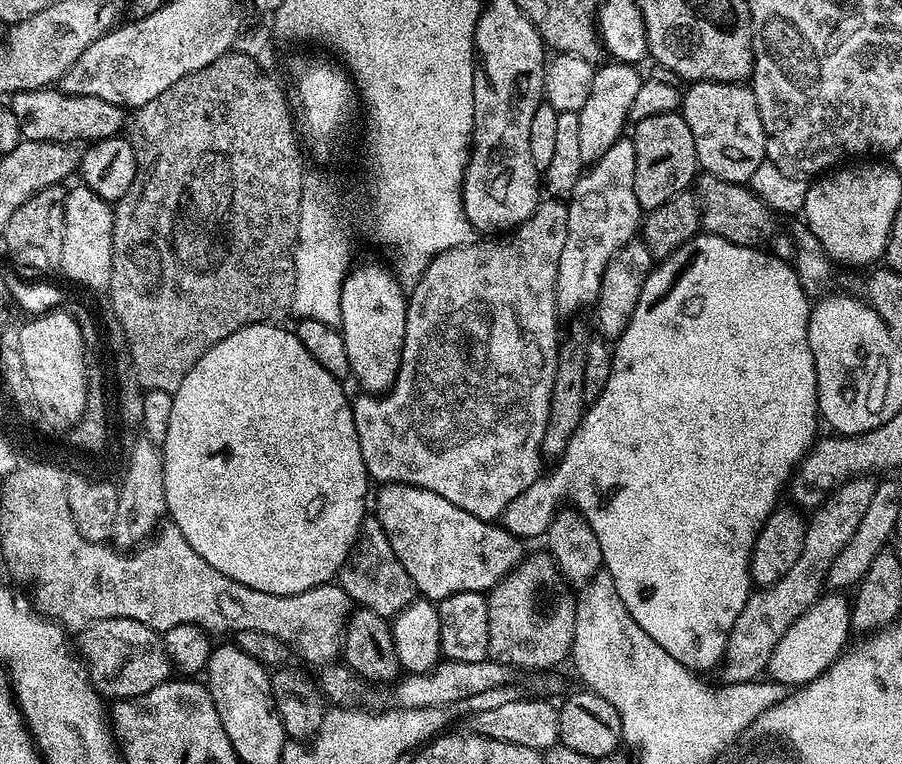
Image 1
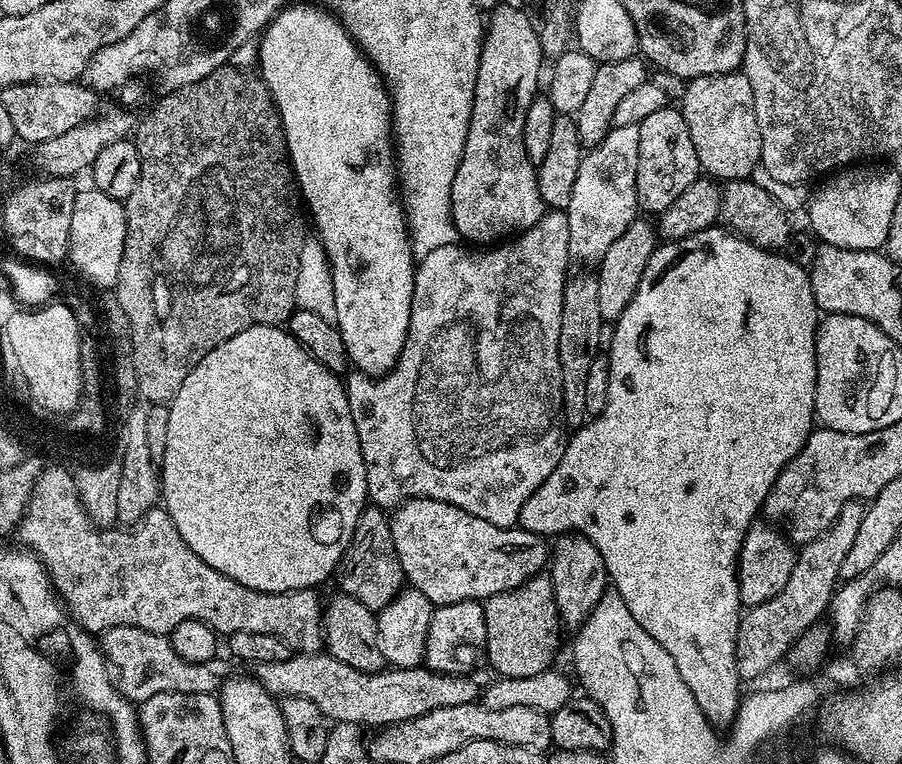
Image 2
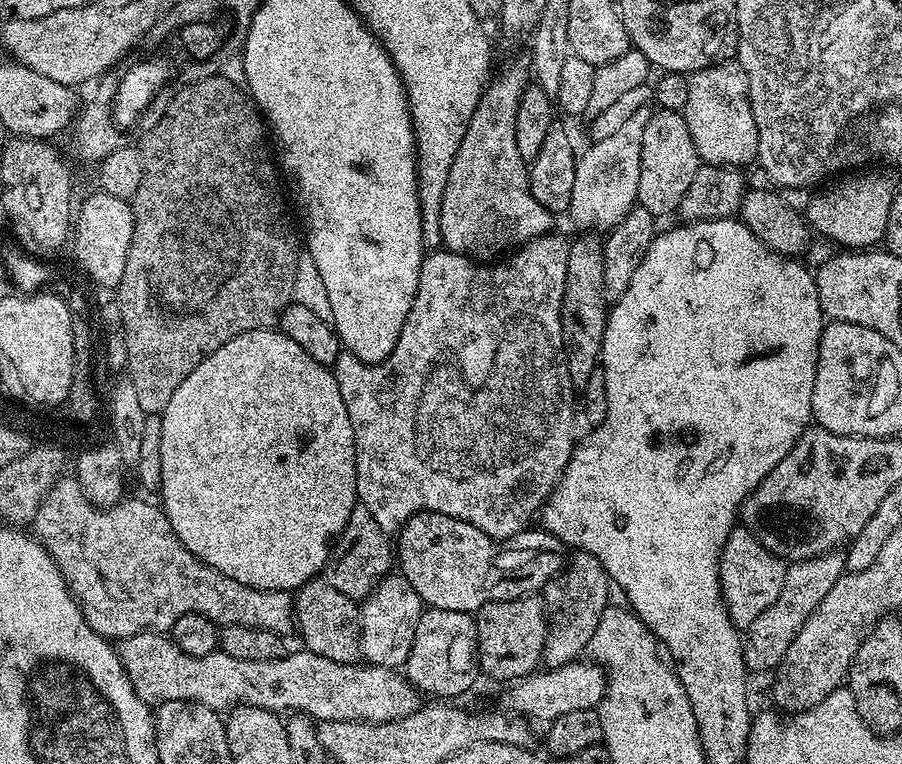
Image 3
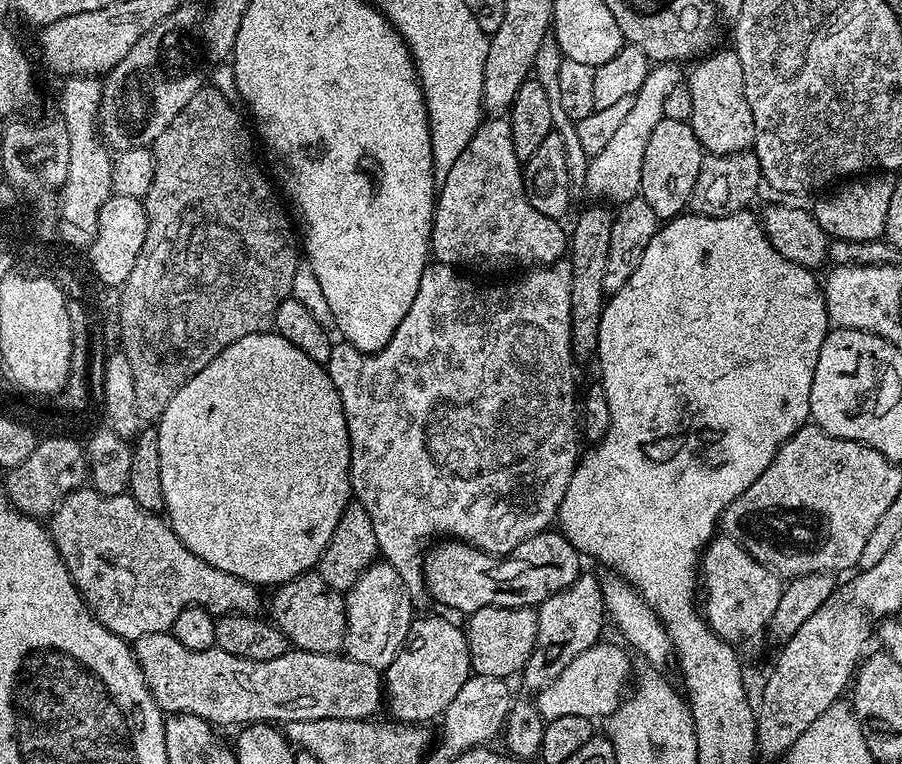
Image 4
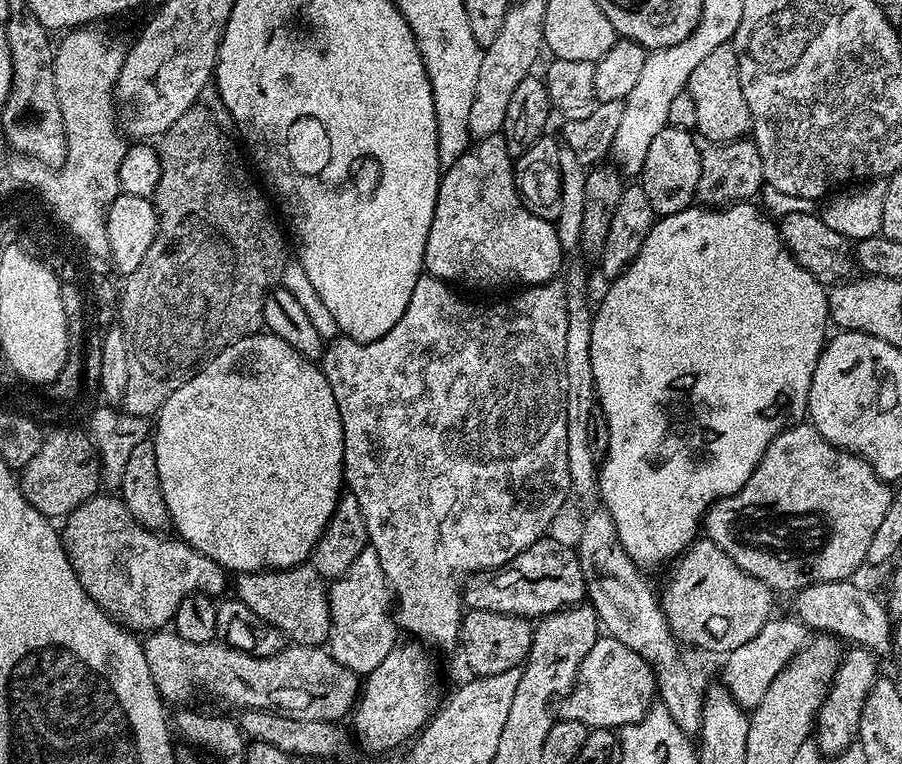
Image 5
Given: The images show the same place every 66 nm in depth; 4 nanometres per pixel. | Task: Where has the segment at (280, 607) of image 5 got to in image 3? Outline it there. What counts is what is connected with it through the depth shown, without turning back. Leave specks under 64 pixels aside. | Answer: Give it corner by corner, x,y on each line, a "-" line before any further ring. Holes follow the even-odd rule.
322,578
307,580
299,588
294,596
294,624
300,628
300,636
304,639
303,647
307,651
318,654
322,658
330,658
334,662
343,664
354,664
361,659
360,654
360,609
357,601
346,598
346,594
338,594
330,582

